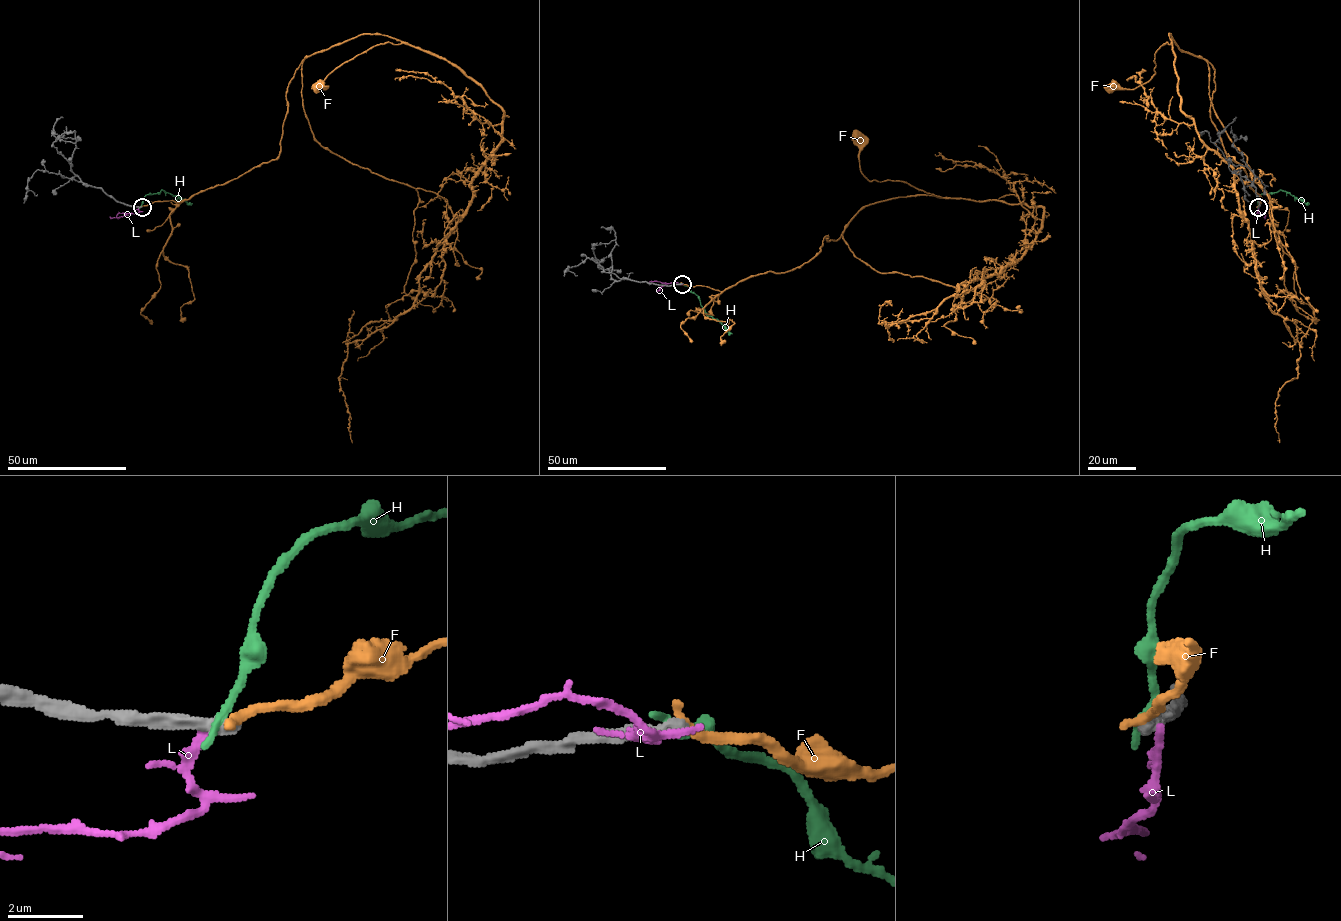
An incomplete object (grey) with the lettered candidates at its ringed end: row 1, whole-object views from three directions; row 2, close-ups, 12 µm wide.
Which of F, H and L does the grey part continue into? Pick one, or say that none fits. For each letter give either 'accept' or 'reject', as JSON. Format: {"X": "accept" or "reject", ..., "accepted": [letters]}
{"F": "reject", "H": "reject", "L": "reject", "accepted": []}

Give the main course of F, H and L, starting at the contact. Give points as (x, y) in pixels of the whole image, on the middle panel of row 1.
F: (681, 283), (724, 291), (785, 273), (865, 206), (942, 197), (901, 181), (870, 181), (856, 139)
H: (680, 283), (698, 296), (707, 315), (732, 333)
L: (679, 285), (666, 283), (656, 291), (660, 290)

